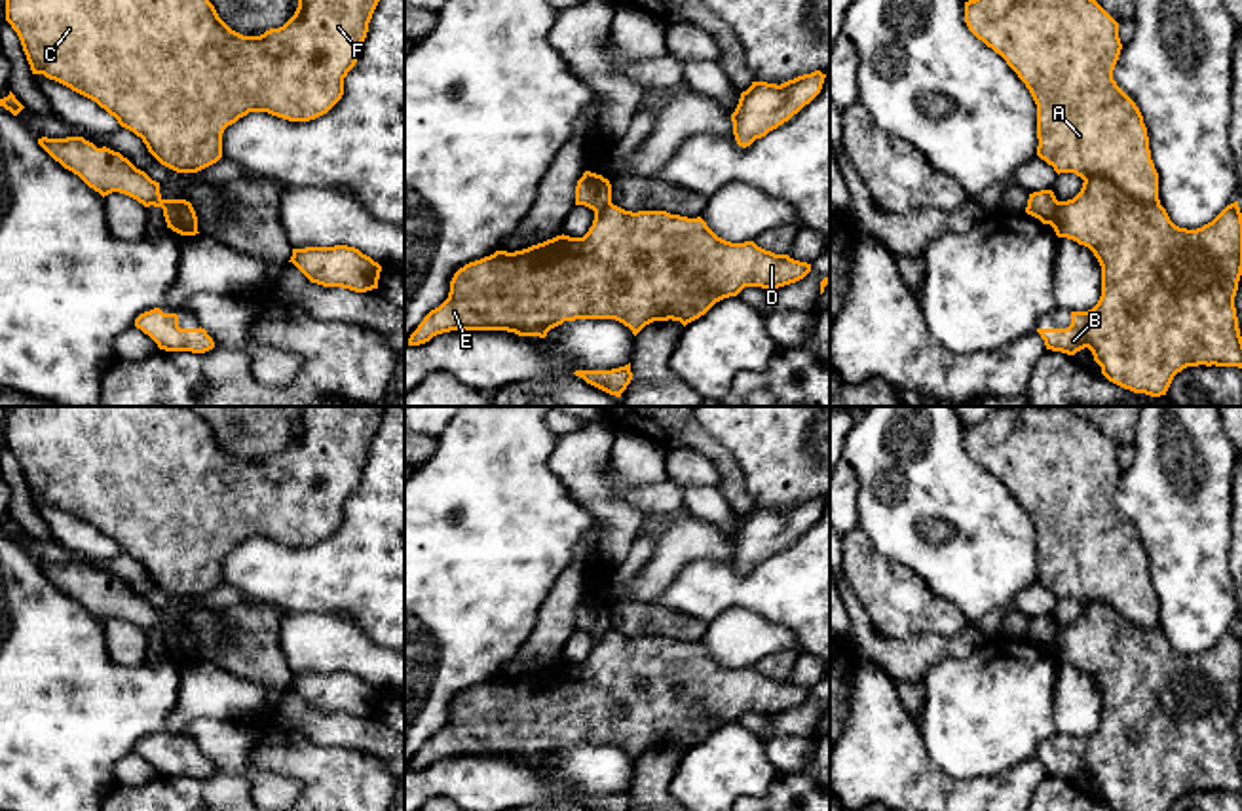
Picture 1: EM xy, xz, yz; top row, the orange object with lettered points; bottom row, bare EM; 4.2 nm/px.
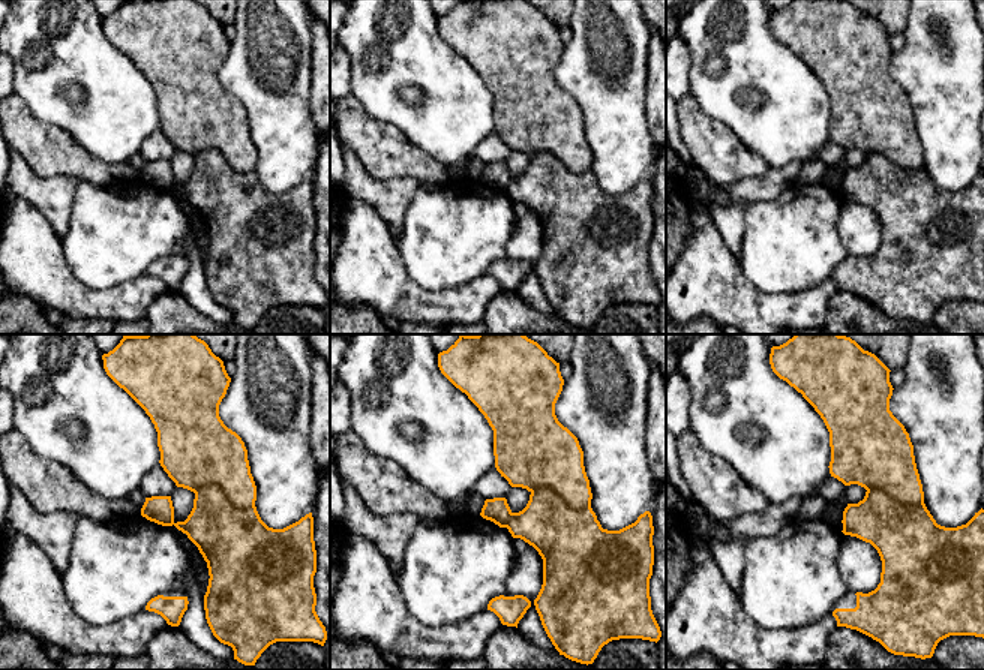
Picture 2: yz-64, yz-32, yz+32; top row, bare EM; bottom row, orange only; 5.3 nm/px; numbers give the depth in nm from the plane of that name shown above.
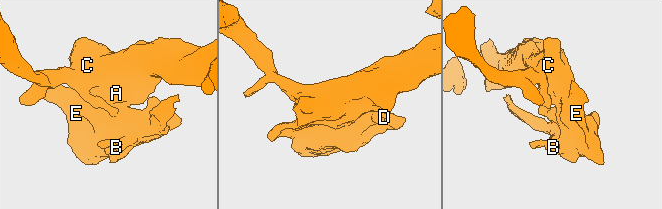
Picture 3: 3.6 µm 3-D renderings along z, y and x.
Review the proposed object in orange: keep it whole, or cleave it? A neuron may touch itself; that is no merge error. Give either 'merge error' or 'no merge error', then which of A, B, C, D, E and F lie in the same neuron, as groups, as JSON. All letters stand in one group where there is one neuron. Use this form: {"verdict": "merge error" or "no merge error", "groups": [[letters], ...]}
{"verdict": "merge error", "groups": [["A", "C", "F"], ["B", "D", "E"]]}

